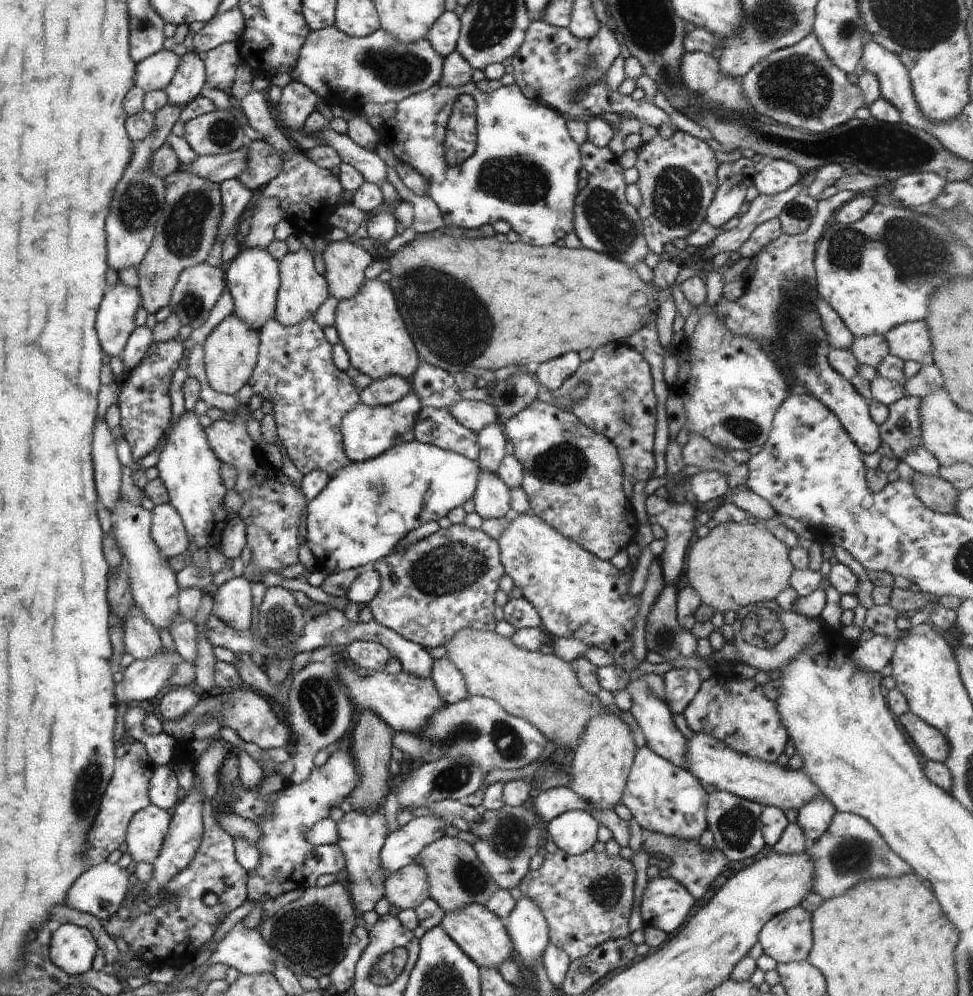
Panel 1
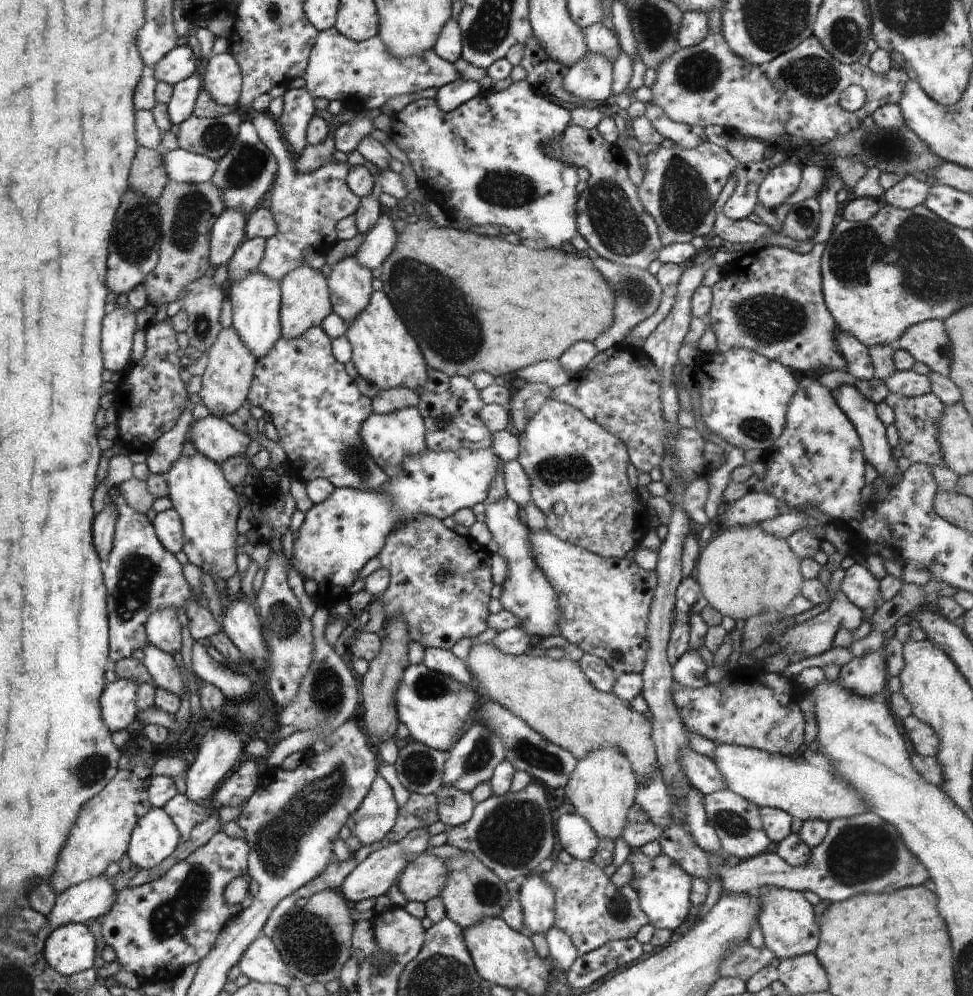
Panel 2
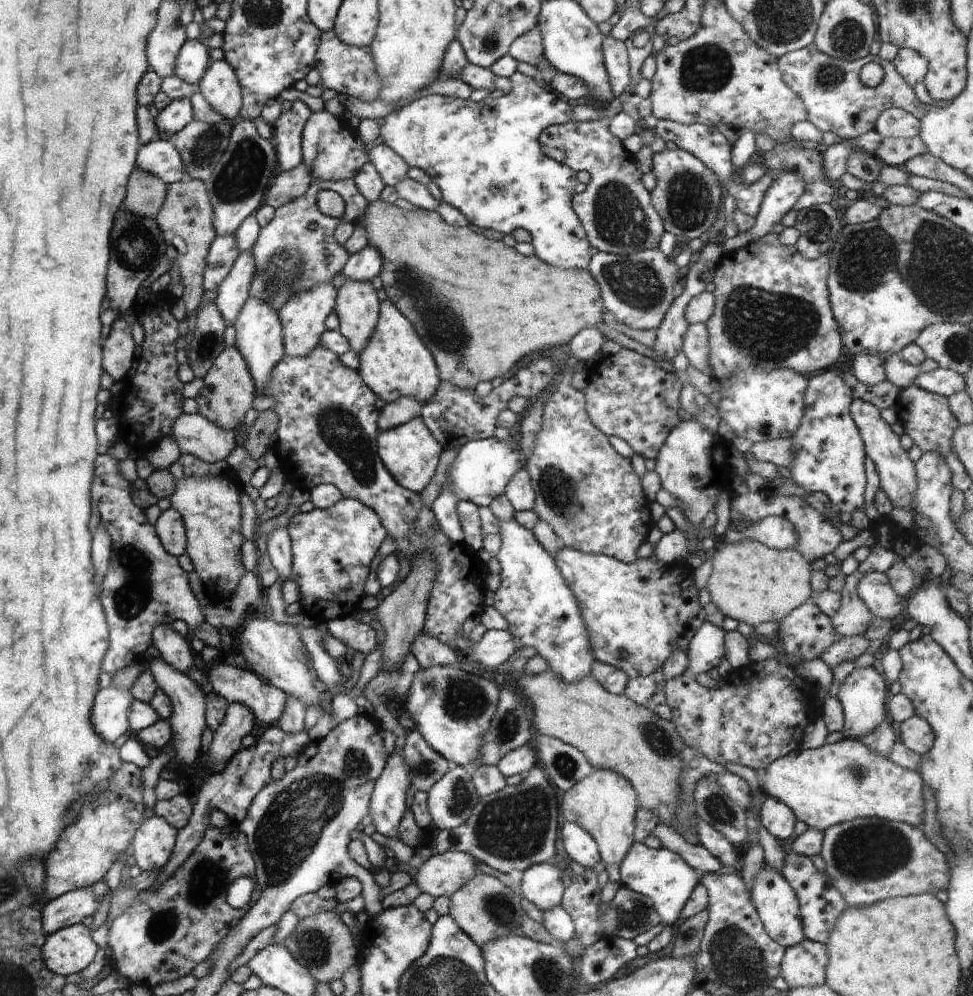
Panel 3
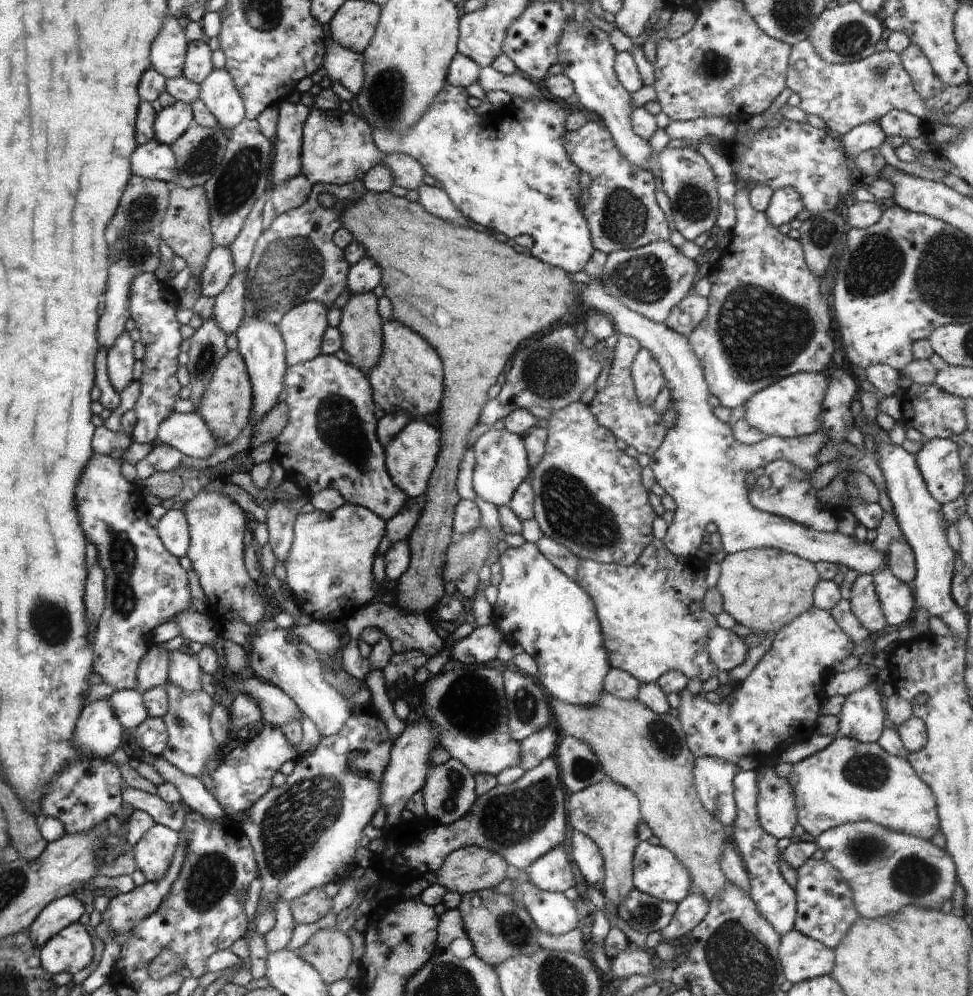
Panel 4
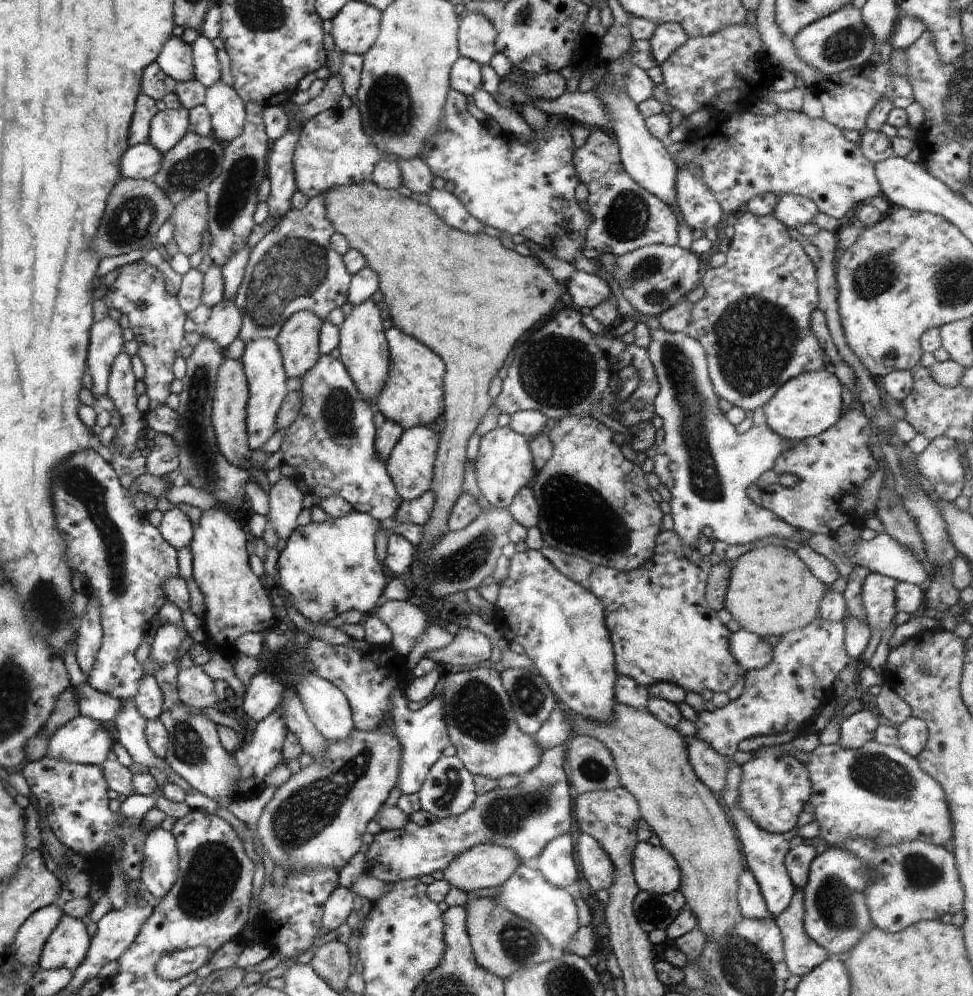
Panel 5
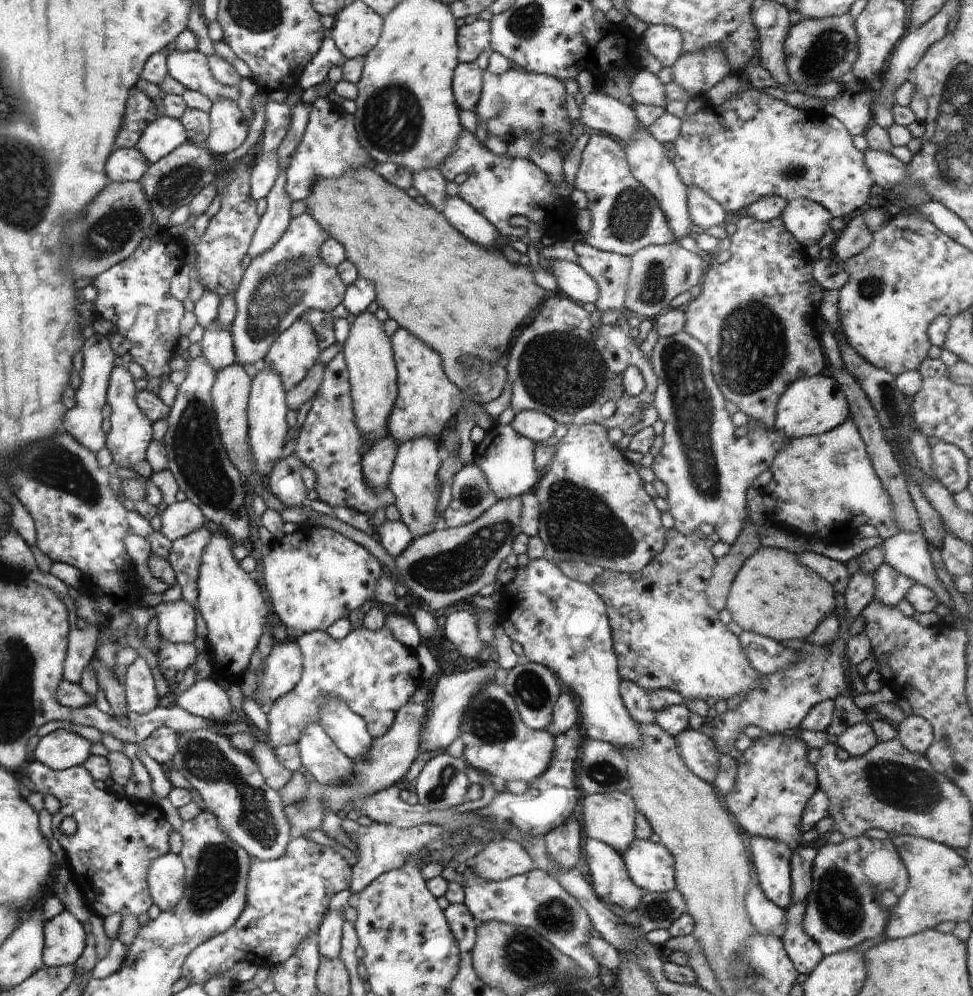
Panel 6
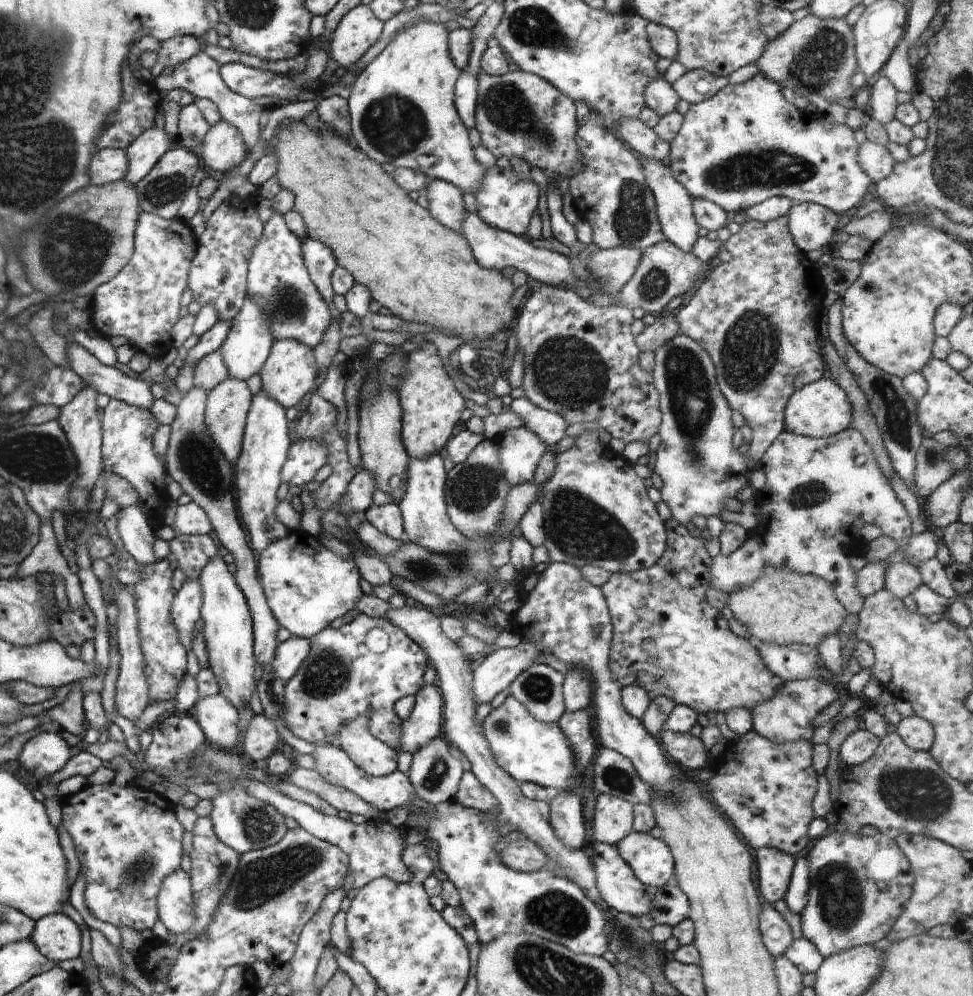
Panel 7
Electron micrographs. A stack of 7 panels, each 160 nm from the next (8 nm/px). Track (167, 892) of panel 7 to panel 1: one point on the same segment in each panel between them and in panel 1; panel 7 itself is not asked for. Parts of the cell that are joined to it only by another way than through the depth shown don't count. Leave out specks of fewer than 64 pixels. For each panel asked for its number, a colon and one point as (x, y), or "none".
1: (149, 827)
2: (155, 838)
3: (153, 844)
4: (153, 852)
5: (161, 856)
6: (167, 877)

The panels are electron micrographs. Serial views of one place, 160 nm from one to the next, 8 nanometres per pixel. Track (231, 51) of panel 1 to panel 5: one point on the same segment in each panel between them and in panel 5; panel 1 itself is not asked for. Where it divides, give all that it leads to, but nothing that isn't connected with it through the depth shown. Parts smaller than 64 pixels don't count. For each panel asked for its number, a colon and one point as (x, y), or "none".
2: (222, 80)
3: (219, 86)
4: (218, 91)
5: (227, 110)

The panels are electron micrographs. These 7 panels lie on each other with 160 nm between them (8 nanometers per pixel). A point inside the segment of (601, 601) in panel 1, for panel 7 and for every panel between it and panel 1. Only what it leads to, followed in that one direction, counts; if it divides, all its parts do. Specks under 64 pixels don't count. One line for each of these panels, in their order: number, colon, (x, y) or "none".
2: (605, 602)
3: (637, 614)
4: (652, 616)
5: (662, 629)
6: (665, 635)
7: (667, 639)

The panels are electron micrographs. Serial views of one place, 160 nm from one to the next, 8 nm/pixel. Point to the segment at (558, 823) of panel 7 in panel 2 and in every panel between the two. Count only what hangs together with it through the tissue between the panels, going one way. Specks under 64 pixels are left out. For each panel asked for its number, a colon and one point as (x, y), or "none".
2: (537, 898)
3: (542, 884)
4: (552, 872)
5: (556, 863)
6: (563, 842)

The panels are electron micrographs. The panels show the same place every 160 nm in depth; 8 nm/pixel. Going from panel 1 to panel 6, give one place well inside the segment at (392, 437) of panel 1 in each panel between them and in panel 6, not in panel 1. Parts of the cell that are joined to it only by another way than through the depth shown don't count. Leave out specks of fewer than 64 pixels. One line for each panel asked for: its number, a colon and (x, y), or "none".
2: (389, 439)
3: (410, 453)
4: (410, 457)
5: (411, 464)
6: (412, 480)

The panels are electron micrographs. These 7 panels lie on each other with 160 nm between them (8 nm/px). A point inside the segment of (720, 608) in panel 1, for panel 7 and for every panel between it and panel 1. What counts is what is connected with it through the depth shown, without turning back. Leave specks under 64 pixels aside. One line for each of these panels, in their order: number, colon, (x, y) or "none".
2: (743, 572)
3: (752, 583)
4: (765, 589)
5: (771, 592)
6: (773, 594)
7: (783, 607)

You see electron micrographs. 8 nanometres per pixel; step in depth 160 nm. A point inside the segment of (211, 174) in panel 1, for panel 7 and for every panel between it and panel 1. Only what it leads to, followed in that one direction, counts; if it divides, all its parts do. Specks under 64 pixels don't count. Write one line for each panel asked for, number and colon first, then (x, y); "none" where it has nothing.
2: (182, 166)
3: (159, 157)
4: (154, 160)
5: (142, 161)
6: (124, 164)
7: (108, 166)

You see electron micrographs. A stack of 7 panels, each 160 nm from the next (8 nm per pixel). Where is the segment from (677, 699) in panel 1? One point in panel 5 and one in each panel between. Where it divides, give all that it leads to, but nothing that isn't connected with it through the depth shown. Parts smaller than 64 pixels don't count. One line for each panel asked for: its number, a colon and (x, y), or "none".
2: (690, 671)
3: (706, 648)
4: (727, 650)
5: (750, 651)

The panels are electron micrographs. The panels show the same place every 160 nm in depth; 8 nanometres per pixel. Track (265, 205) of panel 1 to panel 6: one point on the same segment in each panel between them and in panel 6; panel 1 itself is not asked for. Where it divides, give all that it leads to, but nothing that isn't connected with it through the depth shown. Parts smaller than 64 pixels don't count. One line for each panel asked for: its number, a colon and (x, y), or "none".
2: (245, 261)
3: (233, 291)
4: (229, 309)
5: (224, 323)
6: (217, 345)

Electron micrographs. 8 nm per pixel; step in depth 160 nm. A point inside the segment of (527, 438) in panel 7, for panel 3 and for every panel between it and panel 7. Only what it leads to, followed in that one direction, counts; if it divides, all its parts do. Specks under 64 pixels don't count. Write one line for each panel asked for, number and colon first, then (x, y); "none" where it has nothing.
3: (482, 469)
4: (502, 464)
5: (504, 465)
6: (507, 458)

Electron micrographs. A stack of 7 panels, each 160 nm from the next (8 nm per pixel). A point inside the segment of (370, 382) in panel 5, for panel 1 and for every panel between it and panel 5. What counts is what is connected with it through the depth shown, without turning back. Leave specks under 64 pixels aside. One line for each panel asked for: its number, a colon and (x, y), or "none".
1: (345, 262)
2: (350, 284)
3: (357, 306)
4: (361, 325)

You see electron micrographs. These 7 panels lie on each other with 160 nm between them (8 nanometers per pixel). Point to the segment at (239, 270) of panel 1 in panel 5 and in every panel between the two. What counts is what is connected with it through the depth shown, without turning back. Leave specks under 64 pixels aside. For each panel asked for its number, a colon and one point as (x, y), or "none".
2: (256, 300)
3: (259, 334)
4: (260, 343)
5: (262, 361)

